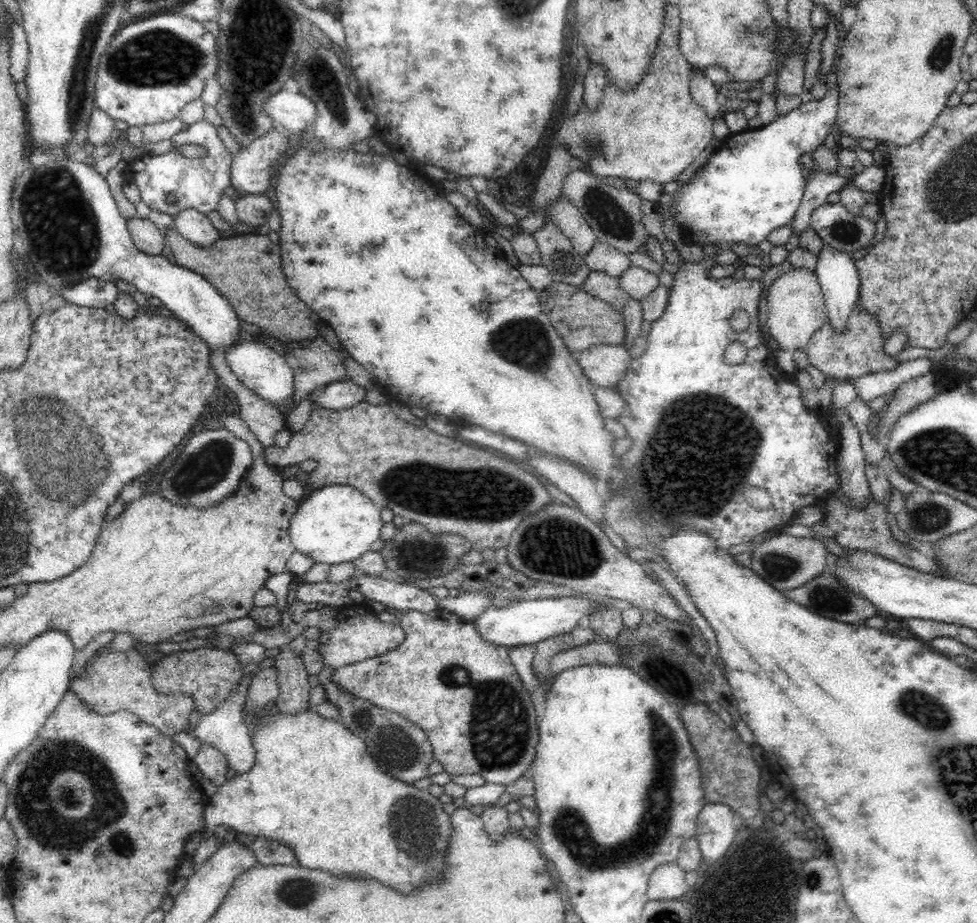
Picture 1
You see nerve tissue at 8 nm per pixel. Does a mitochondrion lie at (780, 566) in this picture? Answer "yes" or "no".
yes

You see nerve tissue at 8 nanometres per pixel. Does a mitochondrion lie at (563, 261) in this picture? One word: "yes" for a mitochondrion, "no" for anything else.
yes

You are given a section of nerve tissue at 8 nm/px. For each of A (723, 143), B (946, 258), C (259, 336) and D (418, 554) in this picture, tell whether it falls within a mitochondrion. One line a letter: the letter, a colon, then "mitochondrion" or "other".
A: other
B: other
C: other
D: mitochondrion

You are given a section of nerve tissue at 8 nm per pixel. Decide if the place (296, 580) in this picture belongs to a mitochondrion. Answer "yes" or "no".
no

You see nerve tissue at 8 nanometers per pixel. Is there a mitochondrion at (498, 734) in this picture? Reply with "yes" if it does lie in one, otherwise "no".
yes

